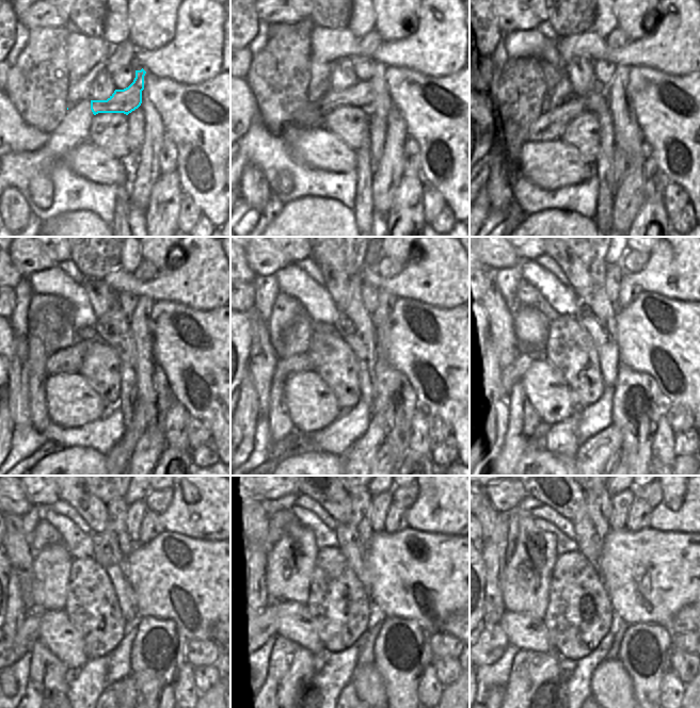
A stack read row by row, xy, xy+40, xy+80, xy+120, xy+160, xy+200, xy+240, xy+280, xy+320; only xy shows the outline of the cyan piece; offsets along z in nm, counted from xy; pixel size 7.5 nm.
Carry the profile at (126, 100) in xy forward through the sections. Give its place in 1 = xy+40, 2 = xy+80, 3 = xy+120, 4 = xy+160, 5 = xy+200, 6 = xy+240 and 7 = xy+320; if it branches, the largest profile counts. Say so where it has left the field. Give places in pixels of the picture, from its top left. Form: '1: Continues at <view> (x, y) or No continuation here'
1: Continues at xy+40 (362, 95)
2: Continues at xy+80 (551, 124)
3: Continues at xy+120 (68, 360)
4: Continues at xy+160 (298, 363)
5: Continues at xy+200 (524, 363)
6: Continues at xy+240 (14, 648)
7: Continues at xy+320 (493, 641)

